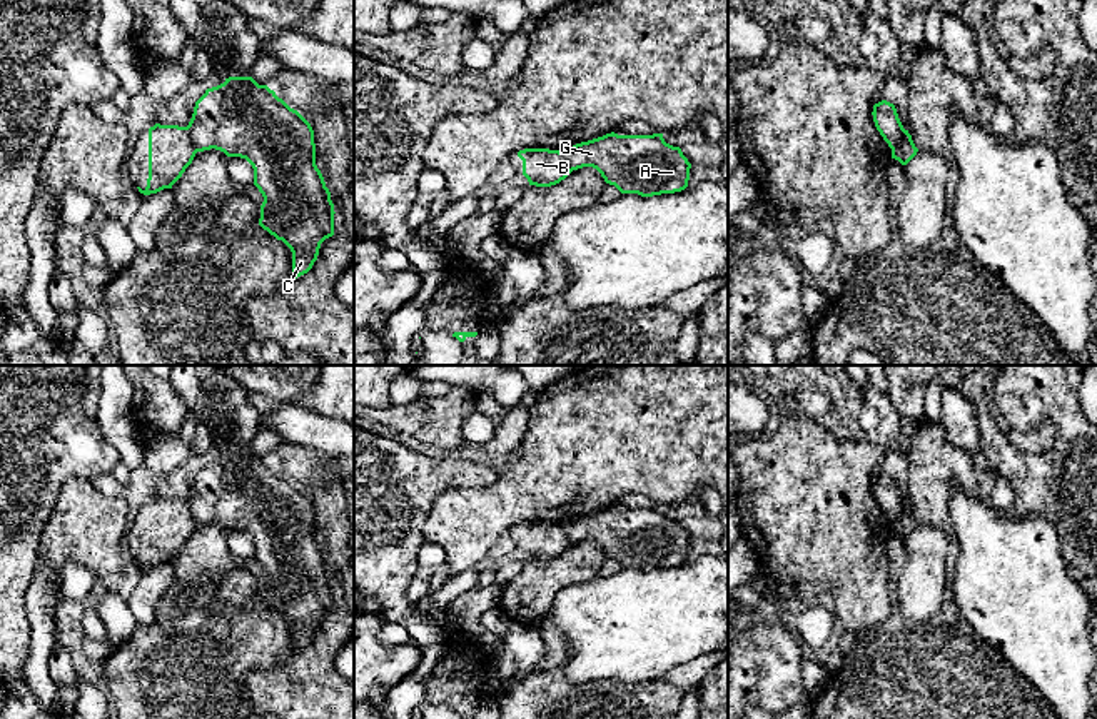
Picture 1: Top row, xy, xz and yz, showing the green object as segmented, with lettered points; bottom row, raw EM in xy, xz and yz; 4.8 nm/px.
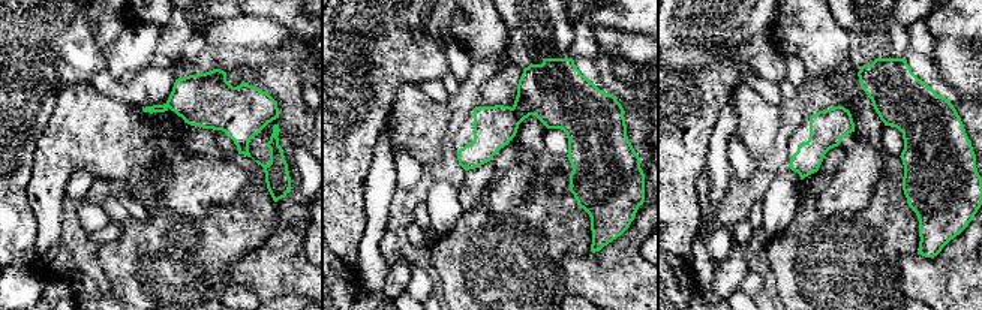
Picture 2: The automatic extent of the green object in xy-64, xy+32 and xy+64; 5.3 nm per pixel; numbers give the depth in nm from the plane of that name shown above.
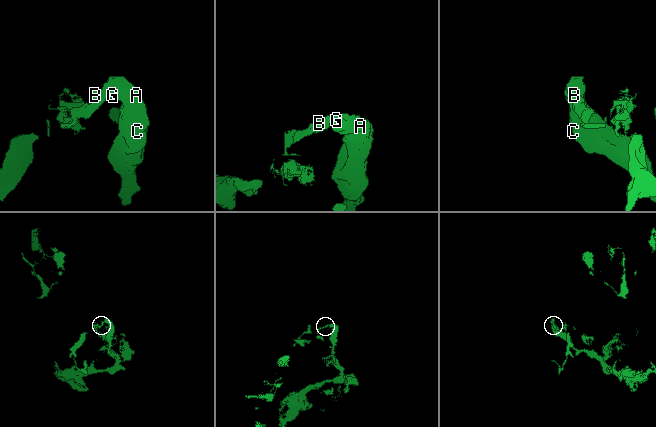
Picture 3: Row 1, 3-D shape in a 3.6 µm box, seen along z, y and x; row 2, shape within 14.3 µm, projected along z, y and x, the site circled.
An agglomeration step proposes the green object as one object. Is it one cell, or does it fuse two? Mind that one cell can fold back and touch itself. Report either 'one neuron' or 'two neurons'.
two neurons

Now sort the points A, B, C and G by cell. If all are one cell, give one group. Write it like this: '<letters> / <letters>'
A C G / B

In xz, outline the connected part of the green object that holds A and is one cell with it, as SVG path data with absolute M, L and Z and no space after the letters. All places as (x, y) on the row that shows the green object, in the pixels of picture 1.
M614 132L564 150L571 170L596 168L621 194L653 197L688 187L691 163L663 133L618 135Z

